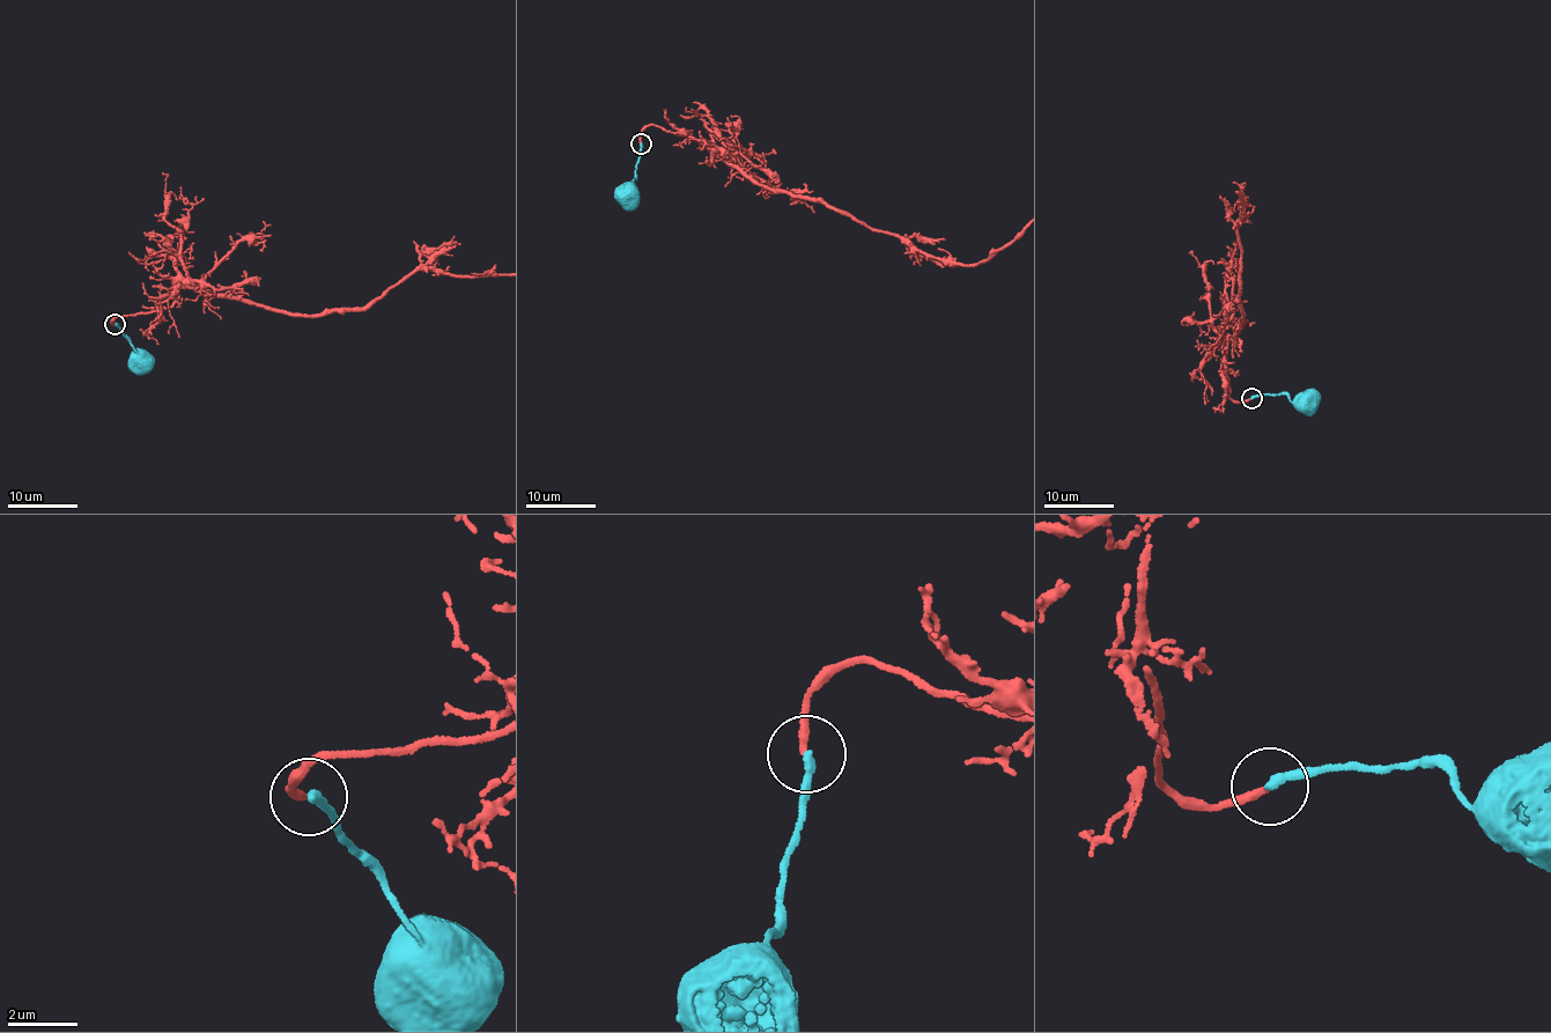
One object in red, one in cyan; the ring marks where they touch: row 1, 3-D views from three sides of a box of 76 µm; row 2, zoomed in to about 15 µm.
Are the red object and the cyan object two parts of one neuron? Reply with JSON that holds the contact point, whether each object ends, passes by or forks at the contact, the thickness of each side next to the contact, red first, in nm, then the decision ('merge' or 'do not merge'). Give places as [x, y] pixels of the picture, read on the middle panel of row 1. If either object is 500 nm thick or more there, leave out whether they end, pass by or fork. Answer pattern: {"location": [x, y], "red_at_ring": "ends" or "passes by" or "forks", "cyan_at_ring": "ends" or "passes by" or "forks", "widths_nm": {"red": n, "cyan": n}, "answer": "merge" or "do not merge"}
{"location": [641, 144], "red_at_ring": "ends", "cyan_at_ring": "ends", "widths_nm": {"red": 240, "cyan": 280}, "answer": "do not merge"}

